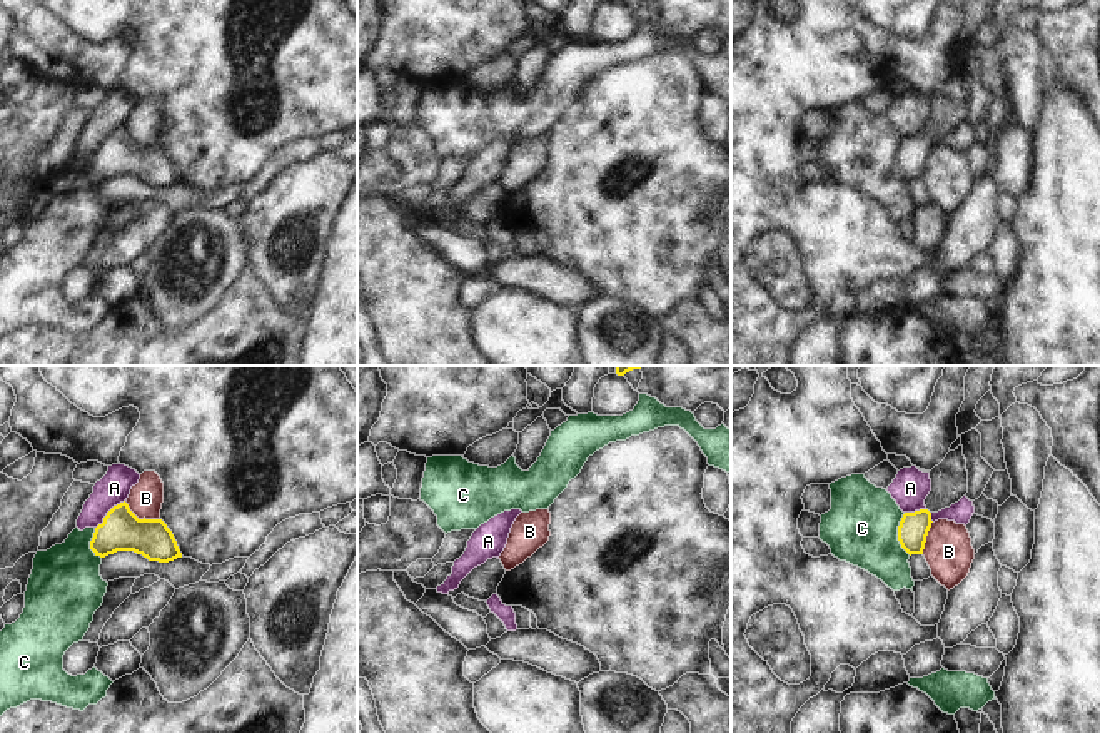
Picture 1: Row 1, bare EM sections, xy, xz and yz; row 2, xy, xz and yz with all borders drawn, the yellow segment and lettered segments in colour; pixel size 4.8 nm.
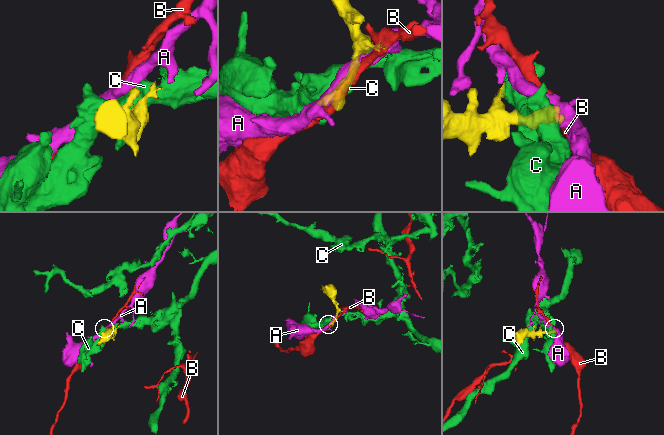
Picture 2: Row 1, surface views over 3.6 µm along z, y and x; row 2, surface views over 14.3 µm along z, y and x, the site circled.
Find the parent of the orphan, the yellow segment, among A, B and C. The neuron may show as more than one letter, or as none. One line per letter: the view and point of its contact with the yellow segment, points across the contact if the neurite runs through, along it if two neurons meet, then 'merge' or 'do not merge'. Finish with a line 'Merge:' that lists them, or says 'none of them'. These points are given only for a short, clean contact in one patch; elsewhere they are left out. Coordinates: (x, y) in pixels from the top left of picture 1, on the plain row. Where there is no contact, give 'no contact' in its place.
A: meets yellow in xy at (107, 139); border along xy (124, 126), (95, 154); do not merge
B: meets yellow in xy at (141, 146); do not merge
C: meets yellow in yz at (898, 161); do not merge
Merge: none of them

